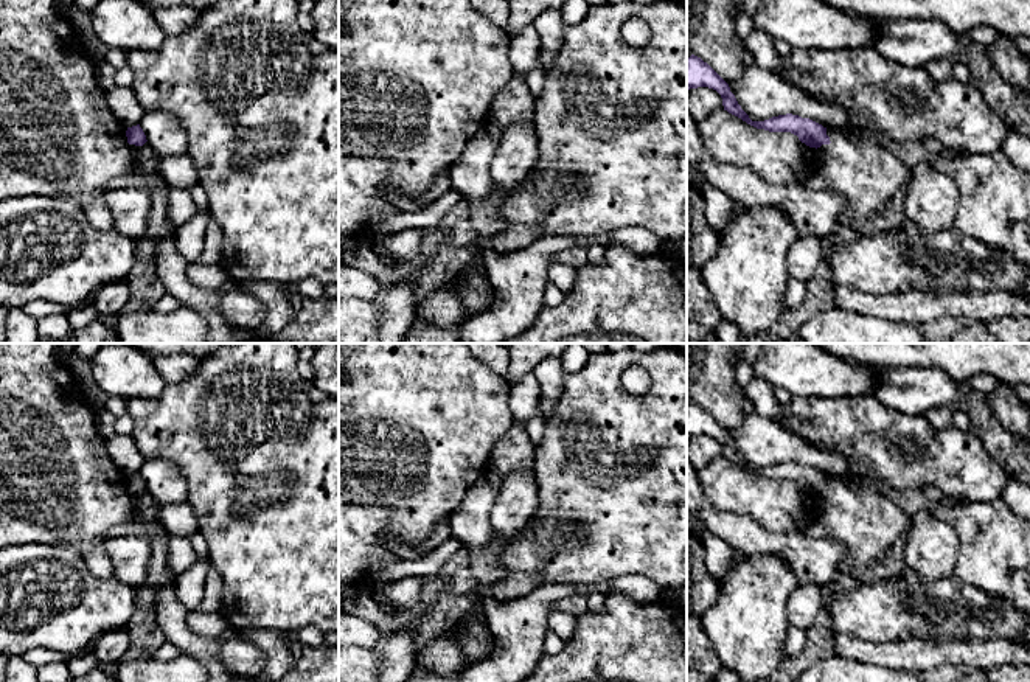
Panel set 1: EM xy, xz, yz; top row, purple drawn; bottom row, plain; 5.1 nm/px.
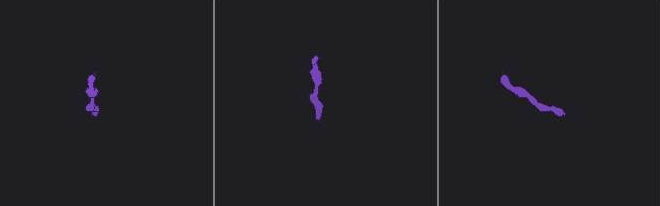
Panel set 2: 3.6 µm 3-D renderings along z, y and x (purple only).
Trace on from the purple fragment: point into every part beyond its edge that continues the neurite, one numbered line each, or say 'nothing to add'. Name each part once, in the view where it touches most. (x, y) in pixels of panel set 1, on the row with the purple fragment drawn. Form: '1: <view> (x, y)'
1: yz (864, 171)

